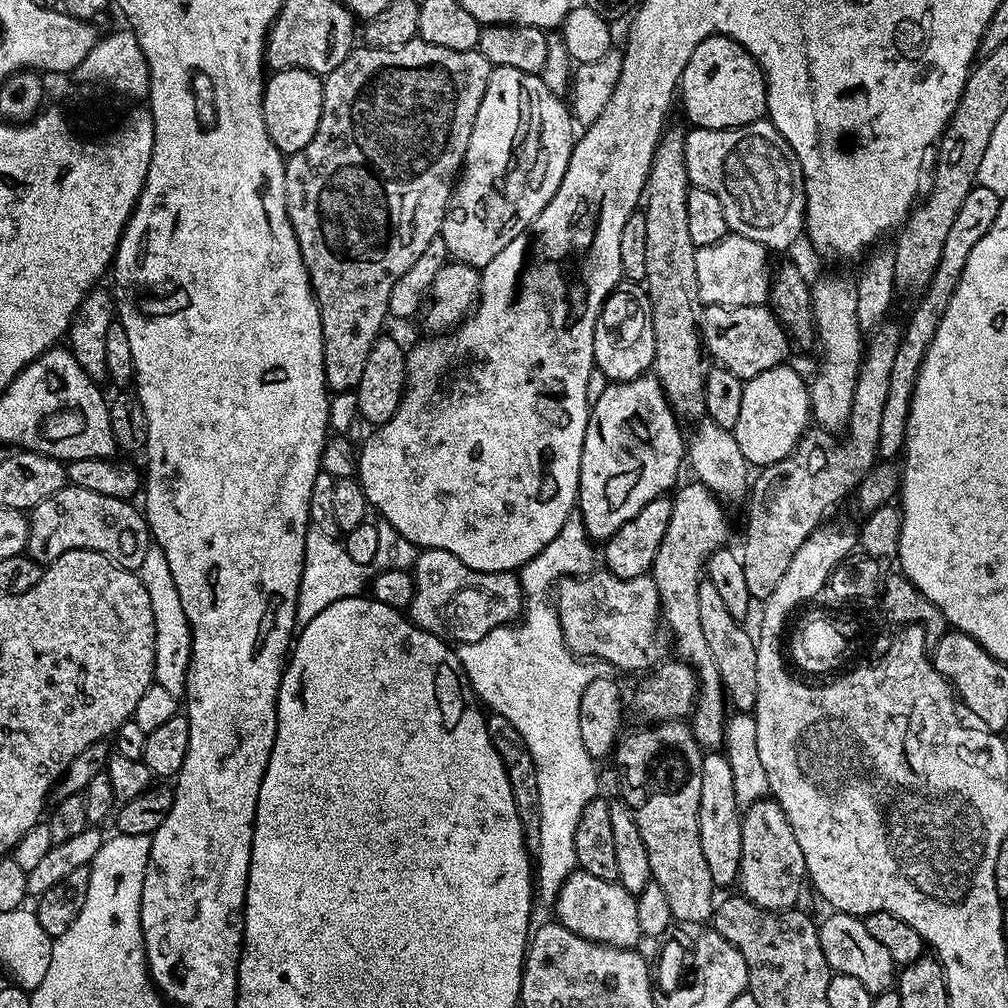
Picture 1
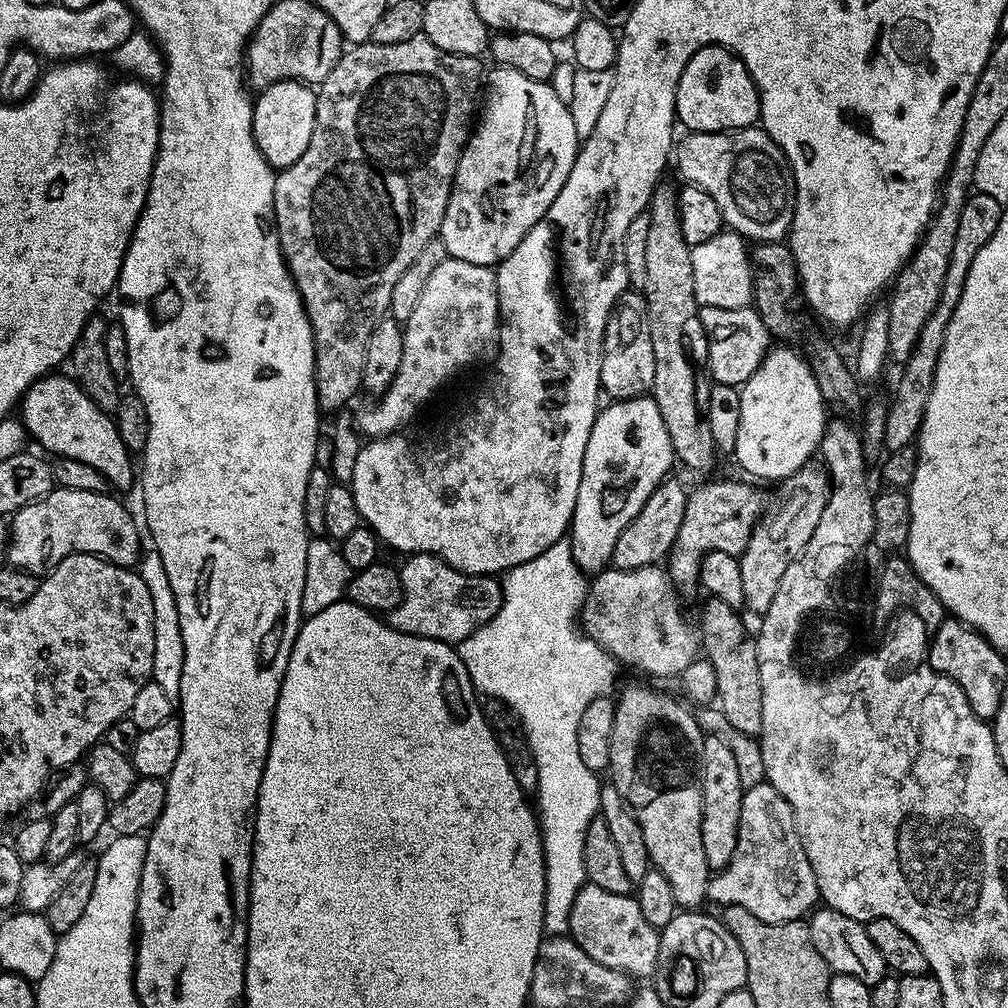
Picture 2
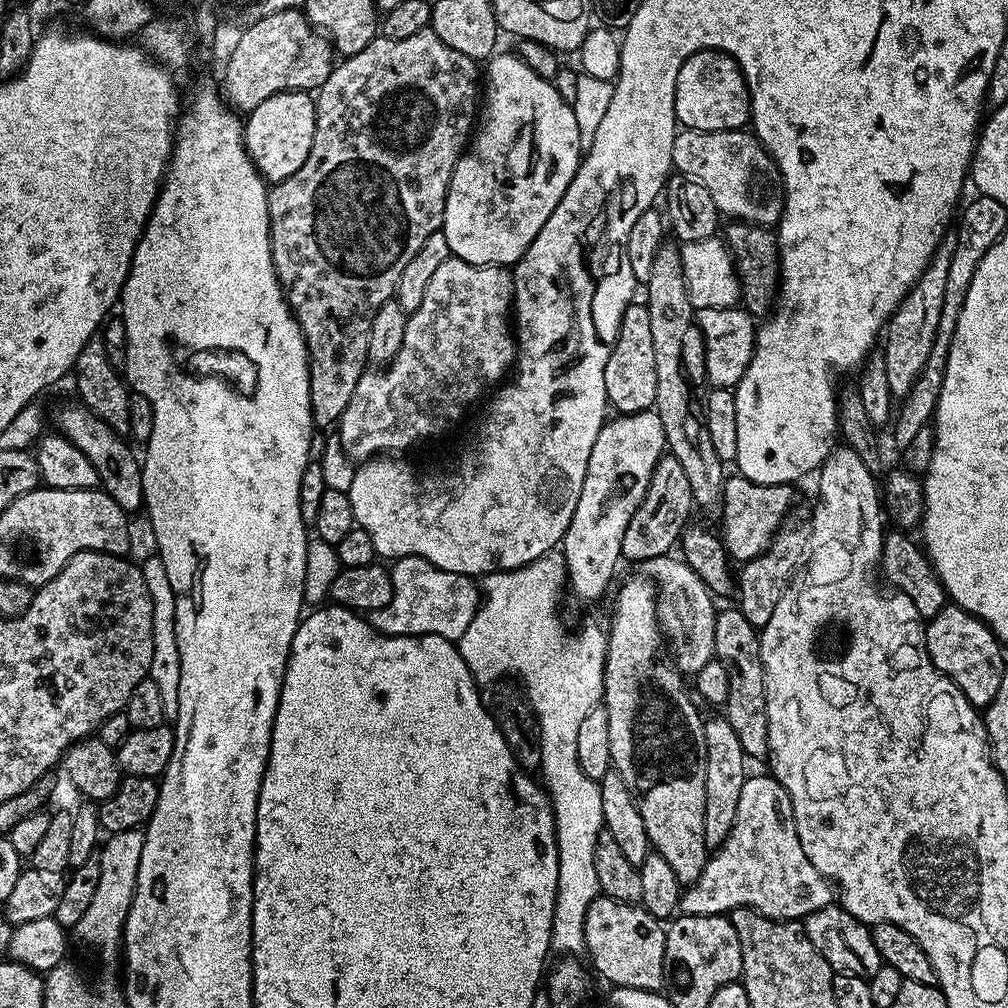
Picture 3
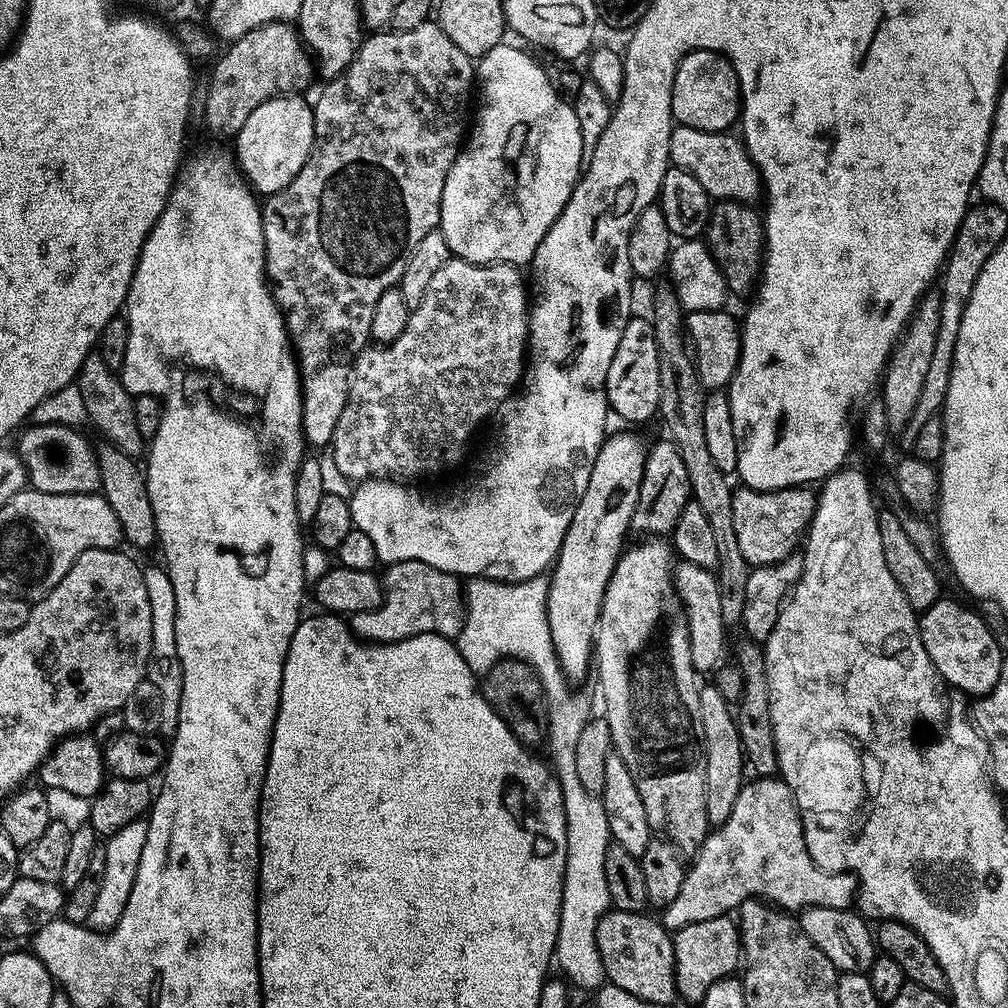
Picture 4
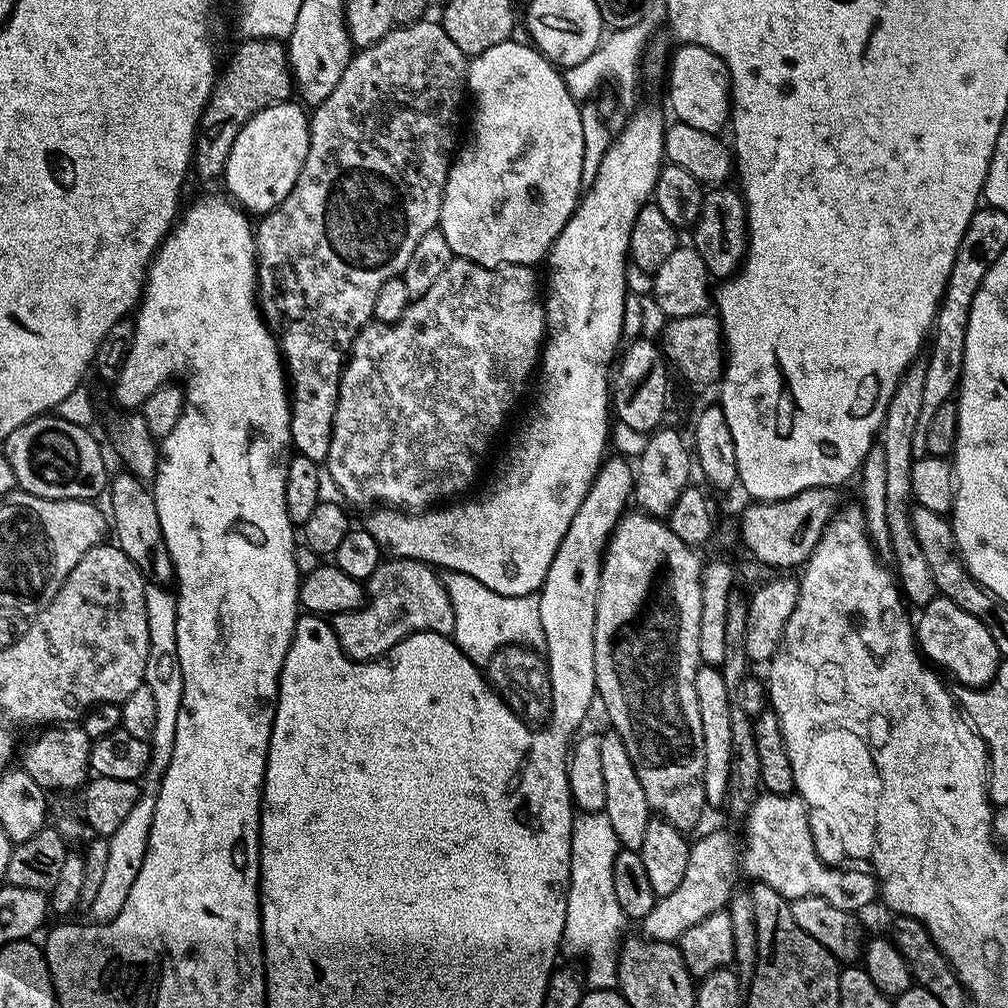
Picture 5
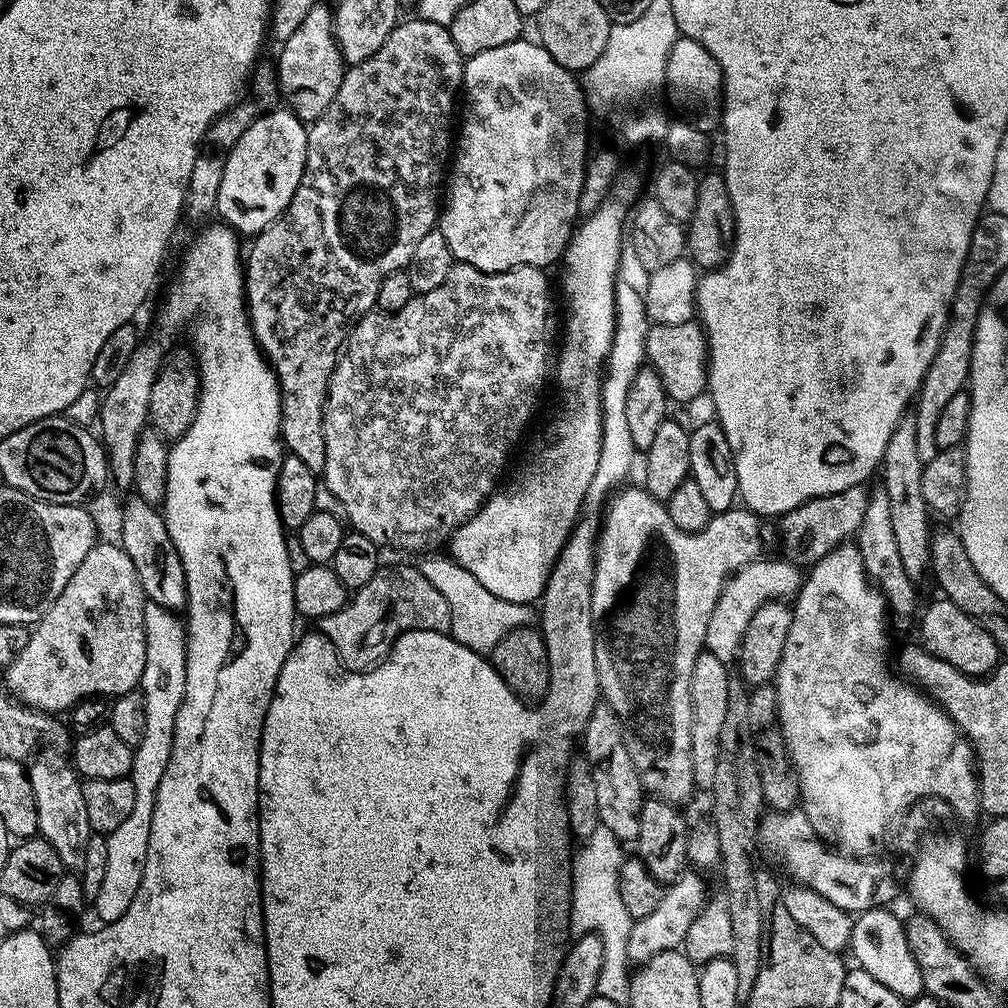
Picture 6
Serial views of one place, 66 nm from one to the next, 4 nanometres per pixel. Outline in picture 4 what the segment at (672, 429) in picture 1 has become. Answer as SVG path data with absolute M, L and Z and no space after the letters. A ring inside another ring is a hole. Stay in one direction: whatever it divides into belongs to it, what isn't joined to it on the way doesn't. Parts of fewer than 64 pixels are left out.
M620 432L617 436L609 435L605 439L604 445L598 450L598 458L594 458L594 470L590 470L590 482L586 482L586 494L582 494L582 502L578 502L574 510L574 518L562 538L560 552L556 555L554 567L550 572L548 594L554 598L556 656L560 659L560 669L572 682L582 679L587 672L589 675L590 665L594 660L594 637L600 618L600 607L612 572L616 569L616 562L625 547L624 535L629 535L632 526L640 479L644 473L645 455L645 445L640 445L639 438L631 436L628 432Z

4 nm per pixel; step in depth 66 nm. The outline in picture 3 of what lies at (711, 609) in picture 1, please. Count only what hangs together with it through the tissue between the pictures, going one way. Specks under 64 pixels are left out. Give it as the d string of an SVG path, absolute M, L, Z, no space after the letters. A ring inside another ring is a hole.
M721 607L716 614L714 622L714 650L715 659L720 660L726 666L730 674L730 694L728 701L722 705L722 715L725 720L734 726L734 734L738 734L738 742L742 742L742 750L749 761L768 759L768 719L766 718L766 682L762 670L762 658L760 657L760 638L758 630L750 622L746 622L746 614L740 612L739 607Z

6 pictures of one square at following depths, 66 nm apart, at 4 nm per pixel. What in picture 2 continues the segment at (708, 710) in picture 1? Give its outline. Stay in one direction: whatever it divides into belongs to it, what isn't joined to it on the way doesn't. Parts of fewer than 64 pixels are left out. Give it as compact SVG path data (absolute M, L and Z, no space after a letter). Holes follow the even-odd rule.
M712 480L688 493L682 526L674 538L672 551L666 557L666 571L677 589L697 587L702 558L708 552L725 552L739 557L750 542L753 526L766 511L766 499L756 488L740 480Z

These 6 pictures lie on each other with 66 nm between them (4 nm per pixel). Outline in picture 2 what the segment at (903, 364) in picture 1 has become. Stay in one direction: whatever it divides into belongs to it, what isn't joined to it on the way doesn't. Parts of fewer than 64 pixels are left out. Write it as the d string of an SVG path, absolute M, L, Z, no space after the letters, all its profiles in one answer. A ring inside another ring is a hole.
M973 191L962 206L962 214L958 218L958 234L954 237L954 254L950 254L950 270L946 270L946 282L942 286L942 294L938 298L938 304L934 306L932 316L926 318L926 326L922 326L922 334L918 334L918 342L910 358L902 365L901 372L904 373L896 384L896 397L891 397L888 405L884 447L889 453L909 447L920 435L922 418L926 414L926 402L934 382L934 370L938 366L946 326L958 306L958 298L962 298L966 274L970 274L970 266L974 266L974 258L978 258L978 250L982 250L982 246L990 242L994 230L998 230L998 222L1005 210L1005 205L990 198L990 194L982 194L978 191Z

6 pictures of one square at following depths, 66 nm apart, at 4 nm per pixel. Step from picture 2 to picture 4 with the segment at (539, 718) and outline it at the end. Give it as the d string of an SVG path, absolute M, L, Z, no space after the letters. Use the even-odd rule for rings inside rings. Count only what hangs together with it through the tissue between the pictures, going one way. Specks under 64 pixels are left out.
M544 574L517 584L473 577L464 588L464 625L454 643L474 673L489 672L500 660L524 660L542 682L550 705L546 748L552 751L550 764L560 783L566 810L566 870L554 964L573 985L595 990L606 980L602 954L598 954L596 945L596 931L612 903L610 890L606 890L606 850L613 838L610 822L606 822L603 799L582 786L574 766L574 746L578 746L582 726L590 719L590 712L587 698L575 696L568 689L570 681L560 669L554 628L550 623L549 583L549 577Z

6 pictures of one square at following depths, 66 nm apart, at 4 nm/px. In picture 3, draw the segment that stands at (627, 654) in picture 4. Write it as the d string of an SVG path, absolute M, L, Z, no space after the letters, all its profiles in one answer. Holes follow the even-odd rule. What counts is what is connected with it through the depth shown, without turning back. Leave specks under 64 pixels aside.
M643 575L636 576L633 580L628 580L620 588L620 593L616 596L616 609L612 612L612 625L607 625L606 635L608 638L608 657L604 667L604 698L602 706L610 718L610 758L614 771L626 782L626 790L630 790L632 799L638 806L638 814L642 814L642 826L646 826L648 843L662 858L666 858L674 874L678 876L681 886L694 883L702 874L702 870L708 861L710 850L706 846L706 833L702 827L702 818L706 815L706 738L704 737L705 717L700 716L696 709L697 701L688 697L688 692L684 689L685 677L679 668L671 663L663 664L656 655L660 652L660 640L662 644L662 629L658 619L658 588L651 579Z

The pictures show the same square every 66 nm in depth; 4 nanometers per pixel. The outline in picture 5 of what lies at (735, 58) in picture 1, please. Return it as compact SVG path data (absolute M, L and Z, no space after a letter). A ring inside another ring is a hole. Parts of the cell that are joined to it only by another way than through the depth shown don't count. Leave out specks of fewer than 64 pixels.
M680 44L672 56L672 69L668 72L668 104L679 123L694 126L694 130L719 133L719 128L729 123L732 111L732 79L724 59L697 44Z

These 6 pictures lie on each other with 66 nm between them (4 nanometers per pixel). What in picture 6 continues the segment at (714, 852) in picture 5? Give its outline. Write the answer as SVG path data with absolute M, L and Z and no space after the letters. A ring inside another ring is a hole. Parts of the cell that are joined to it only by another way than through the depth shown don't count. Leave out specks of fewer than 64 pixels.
M696 870L685 871L683 876L672 881L663 889L661 902L653 911L641 920L633 920L628 943L628 958L633 965L644 964L654 954L662 954L679 949L686 938L686 930L690 930L694 918L704 908L710 893L704 889L704 880L701 873Z

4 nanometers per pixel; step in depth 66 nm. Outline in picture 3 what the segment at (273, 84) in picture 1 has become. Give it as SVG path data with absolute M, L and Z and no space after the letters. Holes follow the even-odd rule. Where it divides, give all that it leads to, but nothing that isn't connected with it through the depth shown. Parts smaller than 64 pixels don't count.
M304 90L276 92L253 112L247 113L242 127L244 149L248 151L248 158L260 175L268 182L285 180L302 166L302 162L306 162L306 154L310 154L316 129L315 99Z

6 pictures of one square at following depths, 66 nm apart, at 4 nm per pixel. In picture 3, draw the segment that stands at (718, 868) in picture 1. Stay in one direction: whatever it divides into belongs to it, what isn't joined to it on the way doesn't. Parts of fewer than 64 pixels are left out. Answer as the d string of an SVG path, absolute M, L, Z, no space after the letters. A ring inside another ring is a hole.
M723 715L708 716L704 721L704 737L706 738L706 815L702 818L702 827L706 833L706 846L709 850L720 847L734 826L734 817L738 815L738 798L742 795L742 786L750 775L749 765L742 750L742 742L738 742L738 734L734 734L734 726L725 720Z

